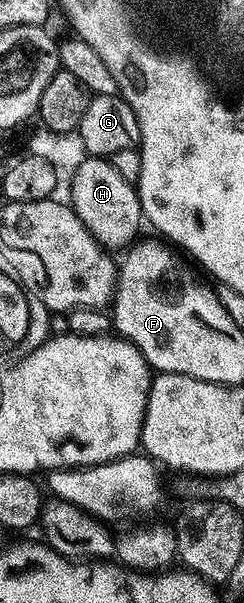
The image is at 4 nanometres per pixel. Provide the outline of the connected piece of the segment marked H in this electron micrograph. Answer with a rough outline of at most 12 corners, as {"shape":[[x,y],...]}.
{"shape":[[111,159],[70,177],[72,209],[101,248],[124,250],[140,196]]}

